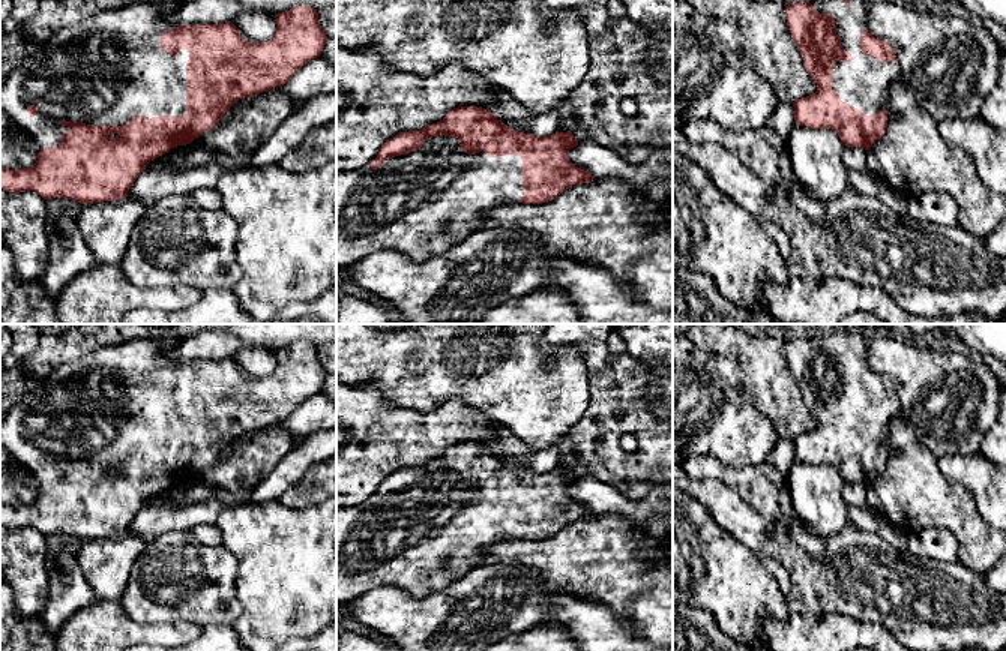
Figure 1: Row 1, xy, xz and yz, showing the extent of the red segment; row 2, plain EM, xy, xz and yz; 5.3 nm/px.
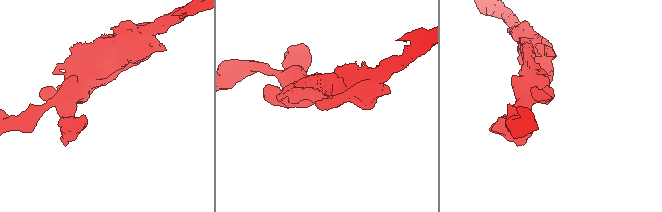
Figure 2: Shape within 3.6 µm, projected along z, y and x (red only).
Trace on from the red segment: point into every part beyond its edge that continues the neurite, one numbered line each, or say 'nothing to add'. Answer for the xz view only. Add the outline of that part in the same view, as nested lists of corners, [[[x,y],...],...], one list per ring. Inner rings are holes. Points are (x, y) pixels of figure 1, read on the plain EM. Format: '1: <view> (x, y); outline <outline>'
1: xz (421, 539); outline [[[431,472],[416,488],[389,494],[377,506],[369,500],[336,510],[336,608],[386,585],[398,586],[414,597],[425,597],[485,562],[491,546],[518,538],[526,528],[520,492],[489,494],[485,488],[468,490],[459,484],[455,472]]]

